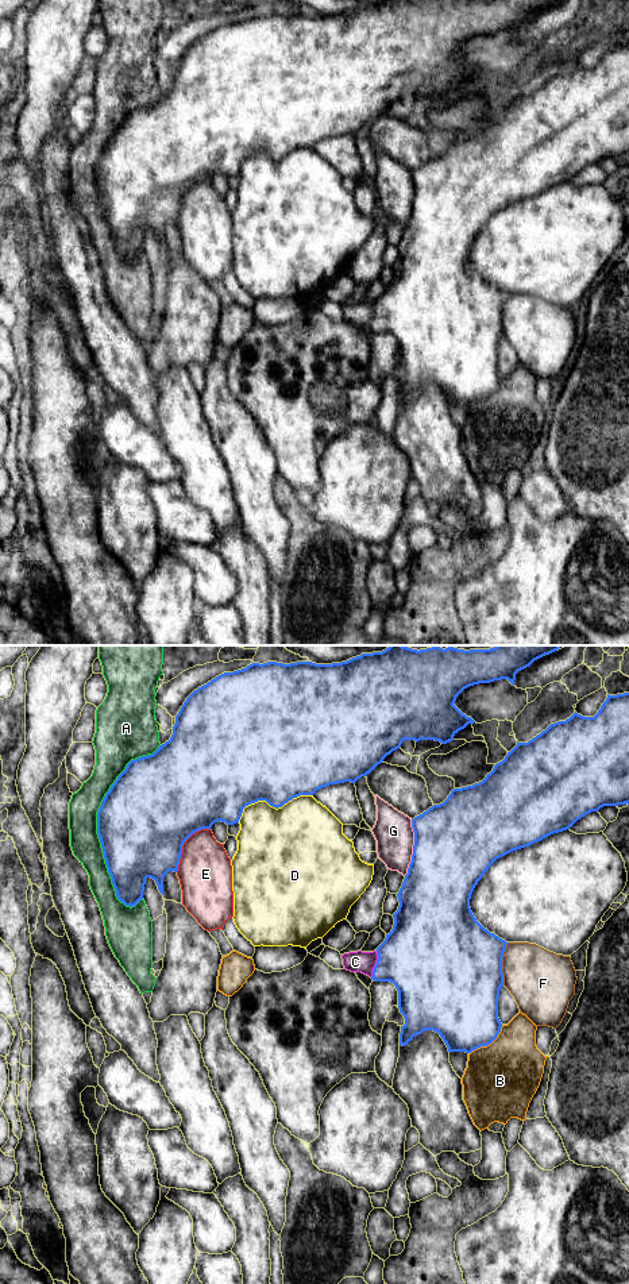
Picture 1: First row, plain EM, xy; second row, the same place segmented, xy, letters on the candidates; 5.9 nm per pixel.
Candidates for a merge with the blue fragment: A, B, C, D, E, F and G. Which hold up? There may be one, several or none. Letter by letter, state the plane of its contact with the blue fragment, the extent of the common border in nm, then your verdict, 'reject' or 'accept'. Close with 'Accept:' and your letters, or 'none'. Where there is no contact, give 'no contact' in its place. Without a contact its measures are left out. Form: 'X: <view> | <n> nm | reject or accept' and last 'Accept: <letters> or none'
A: xy | 1000 nm | reject
B: xy | 260 nm | reject
C: xy | 170 nm | accept
D: xy | 480 nm | reject
E: xy | 340 nm | reject
F: xy | 260 nm | reject
G: xy | 340 nm | reject
Accept: C

